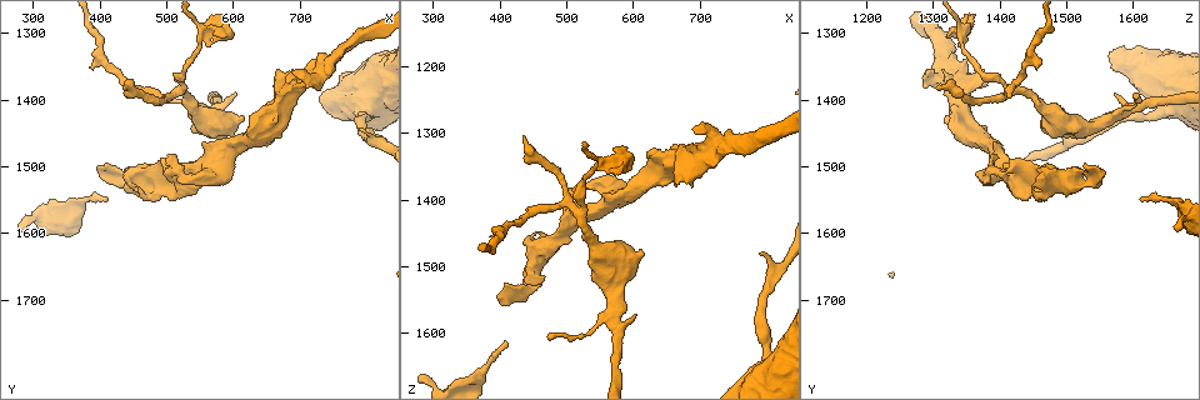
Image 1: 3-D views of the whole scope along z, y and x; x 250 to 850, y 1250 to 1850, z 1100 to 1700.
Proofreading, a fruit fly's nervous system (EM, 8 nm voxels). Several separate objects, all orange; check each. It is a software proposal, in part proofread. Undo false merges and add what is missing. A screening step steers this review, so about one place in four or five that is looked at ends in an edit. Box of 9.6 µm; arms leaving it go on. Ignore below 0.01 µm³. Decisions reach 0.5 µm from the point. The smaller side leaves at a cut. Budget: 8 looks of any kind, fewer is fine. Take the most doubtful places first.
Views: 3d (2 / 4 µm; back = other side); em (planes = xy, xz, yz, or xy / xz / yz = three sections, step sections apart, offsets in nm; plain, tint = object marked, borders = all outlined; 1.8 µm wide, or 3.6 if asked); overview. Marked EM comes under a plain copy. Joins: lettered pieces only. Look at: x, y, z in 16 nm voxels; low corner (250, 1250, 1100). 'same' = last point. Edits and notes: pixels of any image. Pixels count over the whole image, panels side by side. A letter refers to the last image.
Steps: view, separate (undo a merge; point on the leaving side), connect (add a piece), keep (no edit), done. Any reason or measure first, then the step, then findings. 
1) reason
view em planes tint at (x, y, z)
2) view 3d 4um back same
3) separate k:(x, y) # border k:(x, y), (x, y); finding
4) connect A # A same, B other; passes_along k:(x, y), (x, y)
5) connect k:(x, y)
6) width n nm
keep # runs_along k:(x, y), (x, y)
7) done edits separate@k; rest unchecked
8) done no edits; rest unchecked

an open end
view 3d 2um at (440, 1385, 1310)

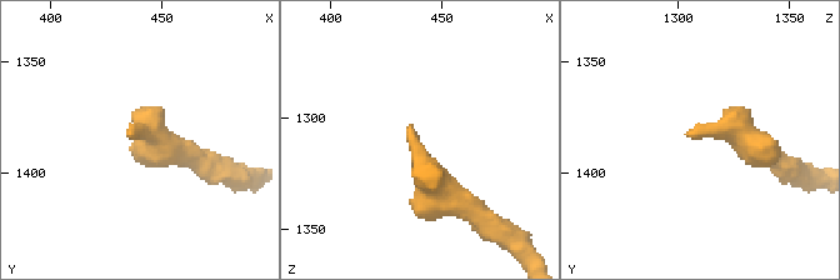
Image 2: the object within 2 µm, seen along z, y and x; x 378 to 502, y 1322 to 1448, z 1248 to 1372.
view em xz step 4 tint at (434, 1385, 1306)

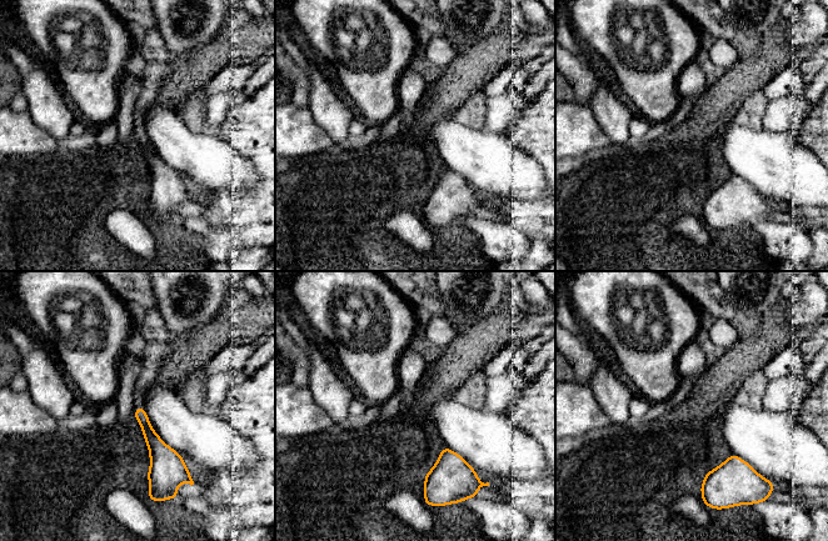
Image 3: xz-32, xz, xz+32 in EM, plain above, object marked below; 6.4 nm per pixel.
another direction
view em planes borders same

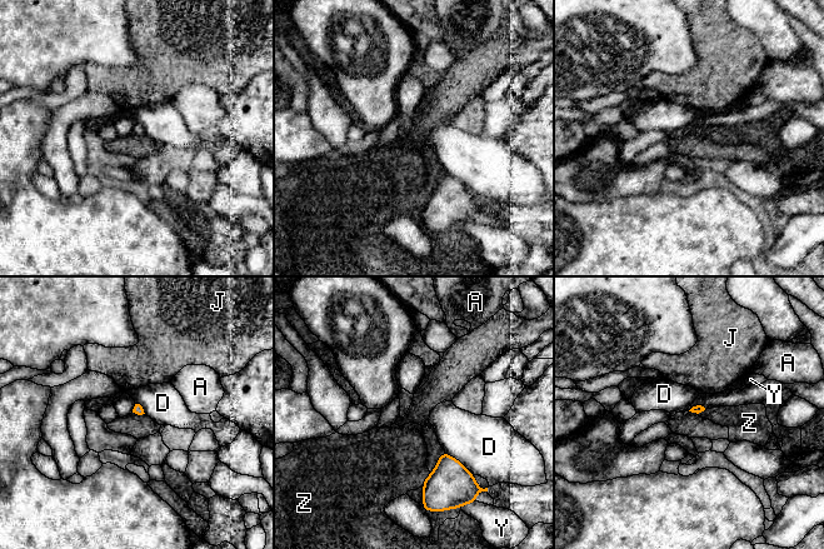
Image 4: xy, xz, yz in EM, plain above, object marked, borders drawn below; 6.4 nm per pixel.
longest_contact D 190 nm
keep # A other, D other, J other, Y other, Z other; border 4:(430, 473), (422, 485); none of them fits

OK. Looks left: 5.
branch stops here
view 3d 2um at (400, 1500, 1540)

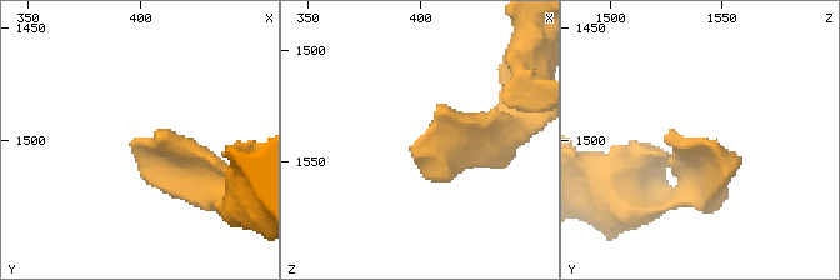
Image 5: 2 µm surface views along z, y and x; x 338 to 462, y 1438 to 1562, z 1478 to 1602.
view em planes borders at (399, 1500, 1539)

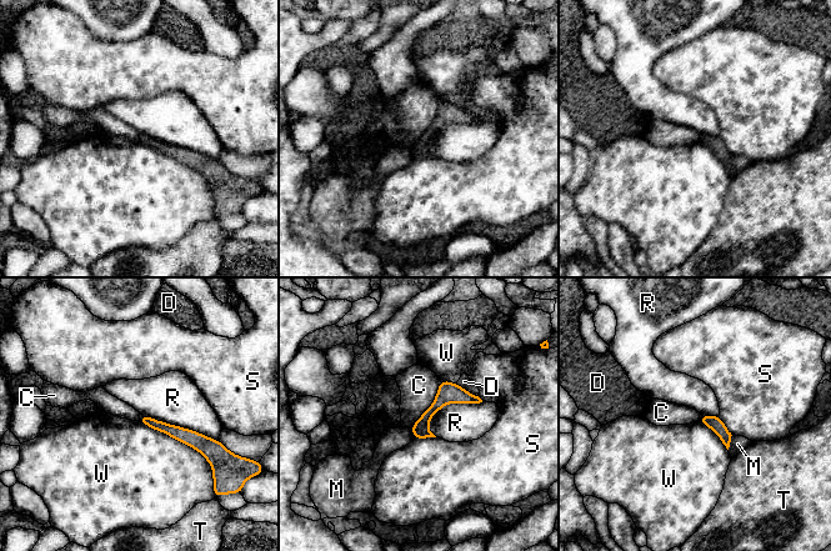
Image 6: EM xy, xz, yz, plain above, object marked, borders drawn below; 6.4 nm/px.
longest_contact W 550 nm
keep # C other, D other, M other, R other, S other, T other, W other; runs_along 6:(143, 419), (203, 444), (209, 444); none of them fits

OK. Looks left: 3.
free end
view em xz step 4 tint at (670, 1355, 1375)

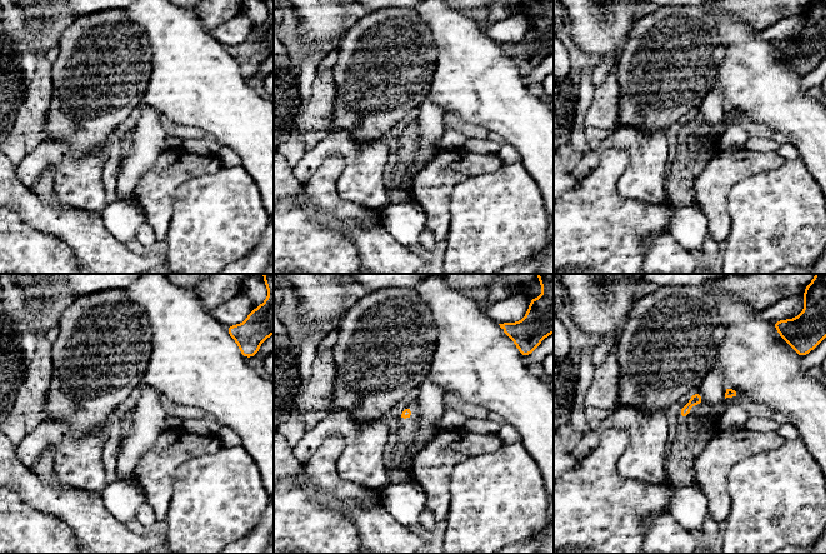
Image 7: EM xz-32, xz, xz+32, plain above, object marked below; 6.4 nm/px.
another direction
view em planes borders same

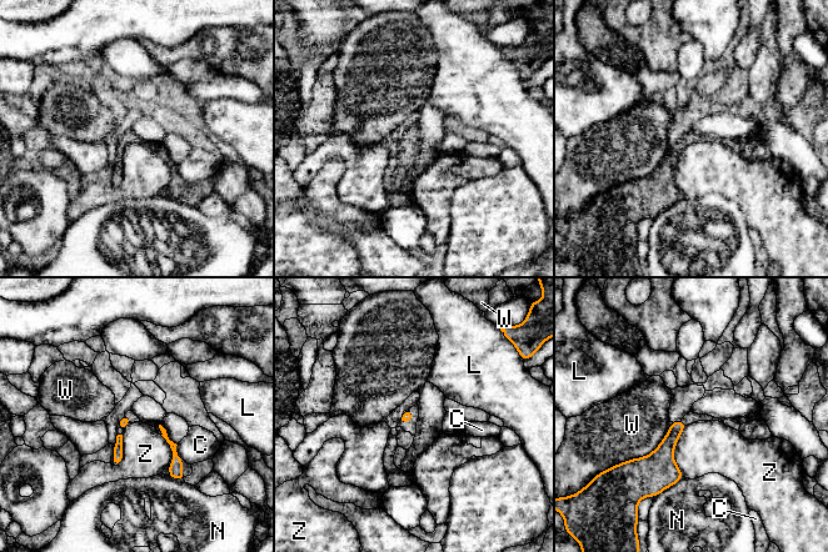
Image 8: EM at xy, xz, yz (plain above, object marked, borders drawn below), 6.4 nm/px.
keep # C other, L other, N other, W other, Z other; runs_along 8:(126, 417), (120, 427), (116, 458); no lettered piece goes on from it

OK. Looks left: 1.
done no edits; rest unchecked

